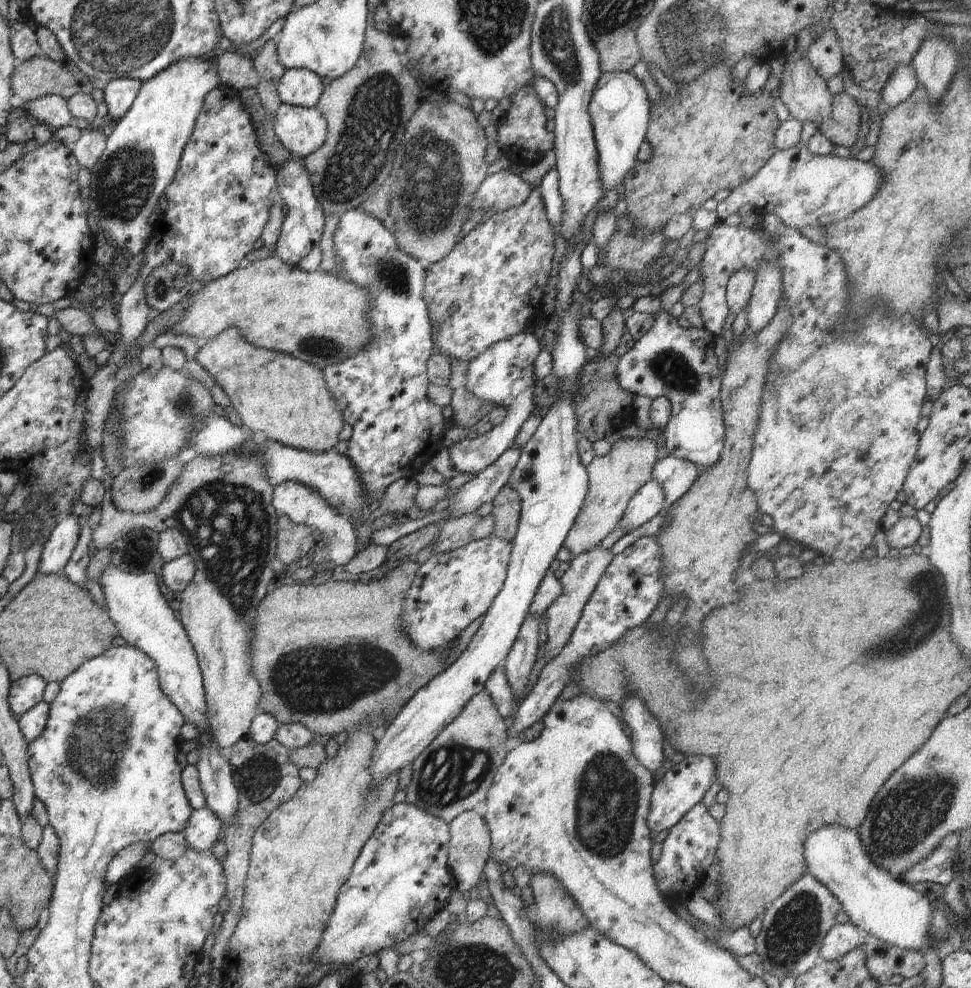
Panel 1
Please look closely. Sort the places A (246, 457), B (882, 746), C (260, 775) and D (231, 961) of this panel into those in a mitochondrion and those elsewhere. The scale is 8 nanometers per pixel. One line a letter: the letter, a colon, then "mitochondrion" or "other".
A: mitochondrion
B: other
C: mitochondrion
D: other

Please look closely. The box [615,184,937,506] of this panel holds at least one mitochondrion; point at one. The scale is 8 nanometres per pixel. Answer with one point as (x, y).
(670, 369)

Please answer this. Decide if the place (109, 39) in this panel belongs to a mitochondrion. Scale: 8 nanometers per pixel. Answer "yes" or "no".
yes

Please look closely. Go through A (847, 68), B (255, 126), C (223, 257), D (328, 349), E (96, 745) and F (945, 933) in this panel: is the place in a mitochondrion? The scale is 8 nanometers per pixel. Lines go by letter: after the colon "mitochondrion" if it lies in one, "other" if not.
A: other
B: other
C: other
D: mitochondrion
E: mitochondrion
F: mitochondrion

